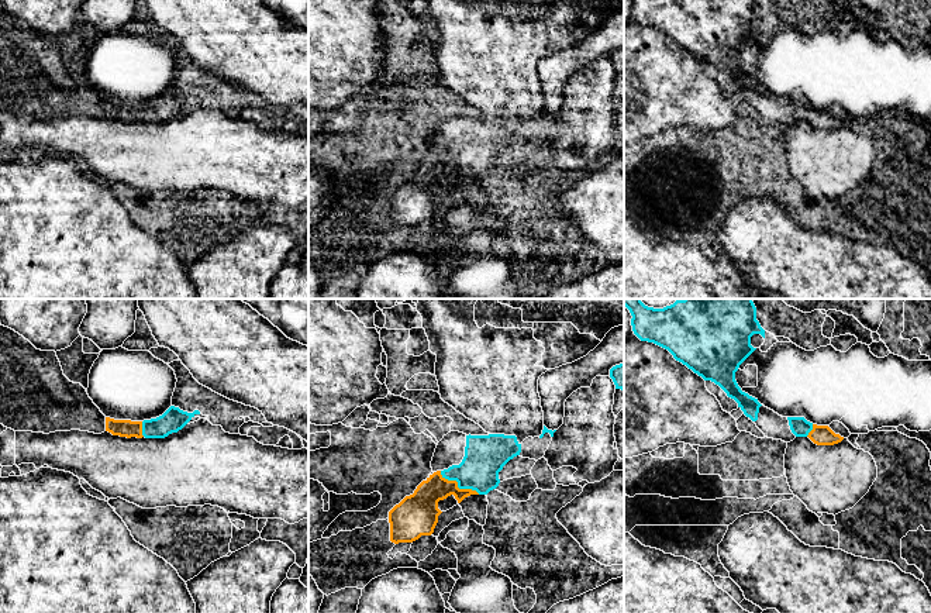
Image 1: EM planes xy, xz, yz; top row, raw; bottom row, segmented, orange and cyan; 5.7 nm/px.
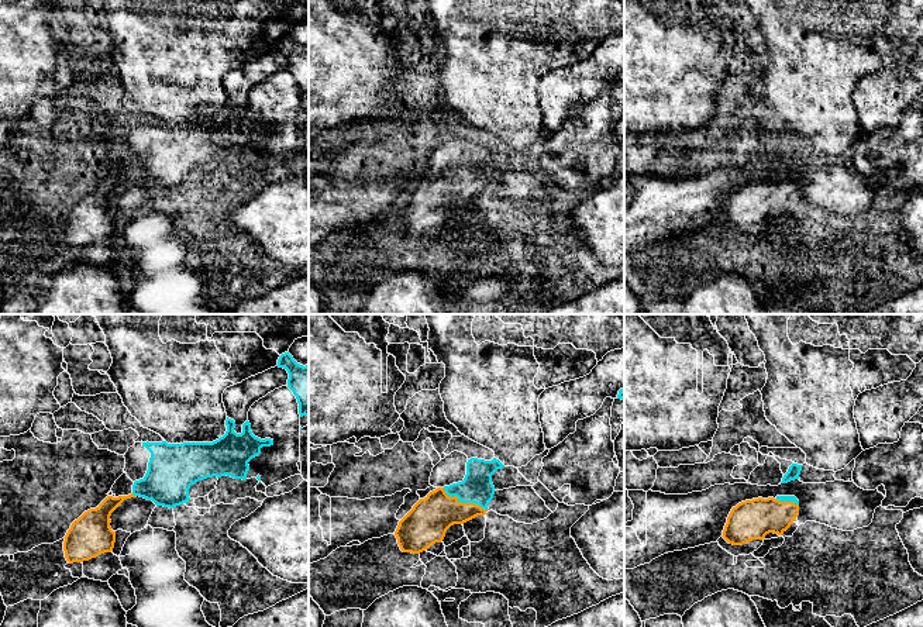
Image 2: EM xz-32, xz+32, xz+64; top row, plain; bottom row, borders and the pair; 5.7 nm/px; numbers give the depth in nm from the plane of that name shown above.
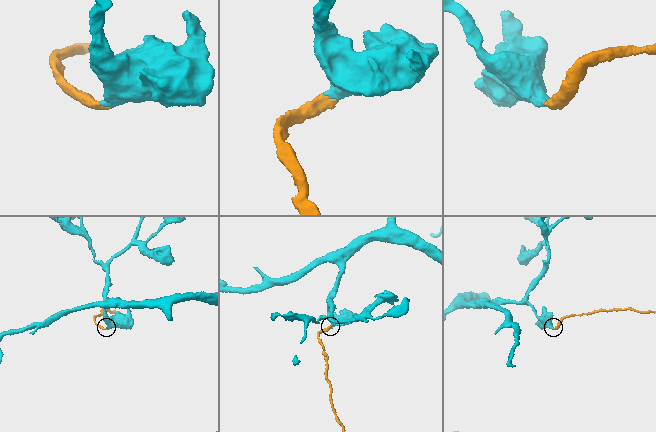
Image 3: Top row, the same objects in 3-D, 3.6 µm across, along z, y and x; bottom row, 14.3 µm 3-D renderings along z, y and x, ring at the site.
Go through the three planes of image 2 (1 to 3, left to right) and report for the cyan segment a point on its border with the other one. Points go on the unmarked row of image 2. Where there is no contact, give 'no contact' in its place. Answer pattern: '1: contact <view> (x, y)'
1: contact xz-32 (133, 179)
2: contact xz+32 (464, 188)
3: contact xz+64 (787, 186)

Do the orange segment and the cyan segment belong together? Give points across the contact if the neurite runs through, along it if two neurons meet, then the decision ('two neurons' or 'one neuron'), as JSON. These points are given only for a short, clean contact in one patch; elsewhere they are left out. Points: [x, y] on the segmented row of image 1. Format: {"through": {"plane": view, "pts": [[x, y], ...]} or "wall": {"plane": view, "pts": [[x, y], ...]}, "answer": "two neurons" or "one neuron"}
{"through": {"plane": "xz", "pts": [[420, 510], [444, 486], [457, 486], [485, 455]]}, "answer": "one neuron"}

